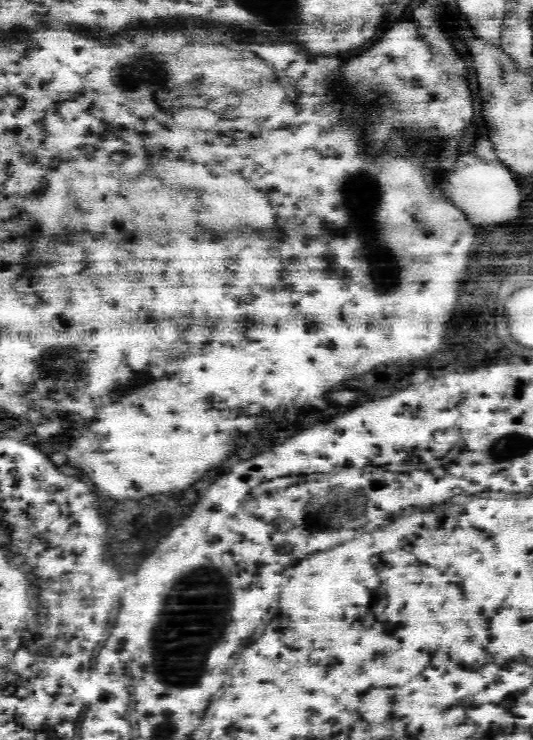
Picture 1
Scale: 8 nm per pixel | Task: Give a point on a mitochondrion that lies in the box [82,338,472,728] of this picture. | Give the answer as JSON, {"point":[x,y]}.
{"point":[184,584]}

